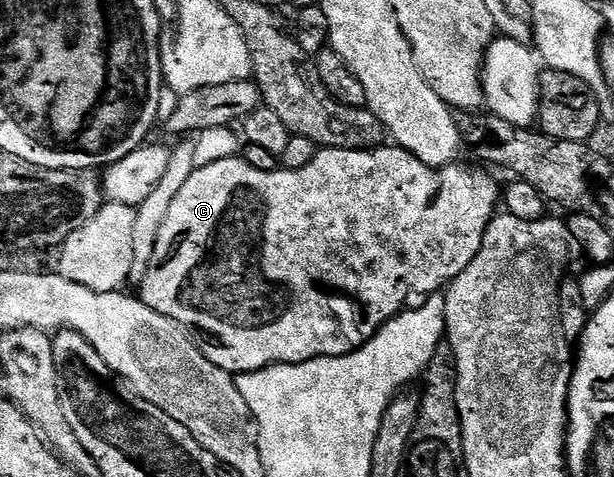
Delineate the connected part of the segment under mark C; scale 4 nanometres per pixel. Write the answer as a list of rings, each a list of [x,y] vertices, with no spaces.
[[[397,146],[376,148],[322,148],[300,170],[265,172],[248,166],[248,162],[233,156],[224,162],[212,162],[212,166],[195,168],[192,178],[184,187],[172,206],[168,206],[168,218],[160,226],[156,246],[152,250],[150,265],[140,281],[140,298],[151,308],[172,318],[185,328],[196,341],[198,349],[216,366],[225,372],[259,372],[271,364],[303,364],[318,356],[346,356],[355,348],[367,344],[382,329],[382,325],[407,307],[409,296],[425,298],[438,294],[466,269],[468,262],[476,258],[486,233],[486,227],[496,215],[494,207],[500,204],[500,186],[486,172],[473,172],[470,168],[447,166],[433,168],[408,150]]]

